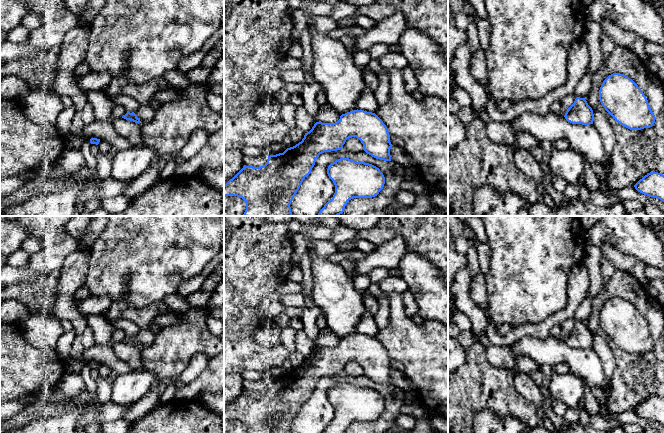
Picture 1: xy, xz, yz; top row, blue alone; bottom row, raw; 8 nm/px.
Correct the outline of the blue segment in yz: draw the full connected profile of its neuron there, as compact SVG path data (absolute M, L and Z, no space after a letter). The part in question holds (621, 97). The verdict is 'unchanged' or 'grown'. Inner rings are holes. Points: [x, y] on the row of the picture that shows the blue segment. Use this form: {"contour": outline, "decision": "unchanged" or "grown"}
{"contour": "M613 73L603 81L599 100L616 122L630 130L650 128L655 123L643 91L624 74Z", "decision": "unchanged"}

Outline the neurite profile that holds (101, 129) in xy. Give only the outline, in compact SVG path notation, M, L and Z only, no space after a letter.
M112 118L104 120L95 119L92 123L86 124L83 129L83 136L87 139L97 138L105 140L110 143L117 152L137 146L144 146L143 142L140 145L133 145L125 138L119 136L114 129Z

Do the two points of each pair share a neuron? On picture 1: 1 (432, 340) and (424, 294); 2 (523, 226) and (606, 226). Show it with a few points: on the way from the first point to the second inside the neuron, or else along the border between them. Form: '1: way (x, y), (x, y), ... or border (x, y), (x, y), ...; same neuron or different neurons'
1: border (425, 320), (435, 320), (437, 322); different neurons
2: border (585, 232), (587, 243); different neurons

